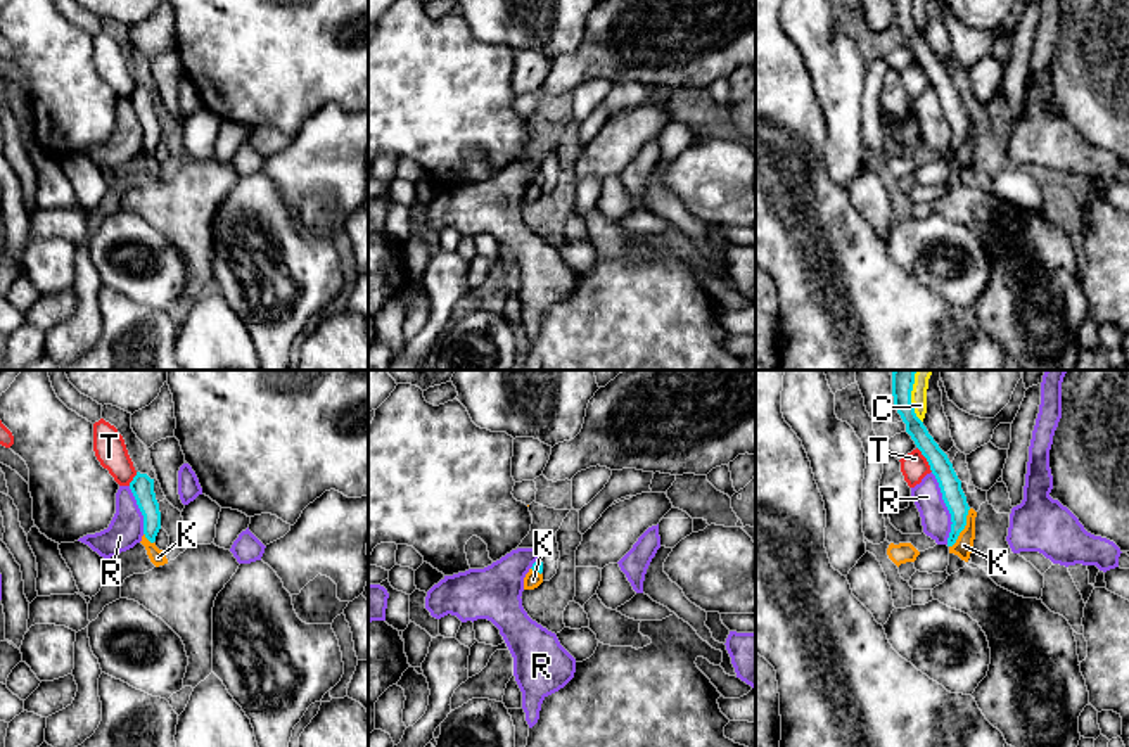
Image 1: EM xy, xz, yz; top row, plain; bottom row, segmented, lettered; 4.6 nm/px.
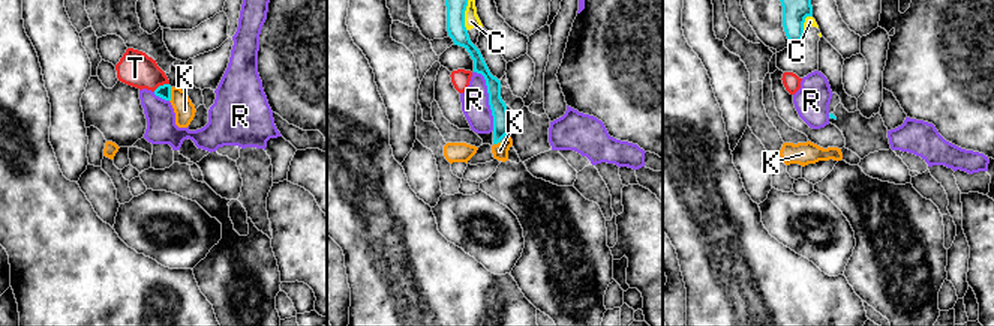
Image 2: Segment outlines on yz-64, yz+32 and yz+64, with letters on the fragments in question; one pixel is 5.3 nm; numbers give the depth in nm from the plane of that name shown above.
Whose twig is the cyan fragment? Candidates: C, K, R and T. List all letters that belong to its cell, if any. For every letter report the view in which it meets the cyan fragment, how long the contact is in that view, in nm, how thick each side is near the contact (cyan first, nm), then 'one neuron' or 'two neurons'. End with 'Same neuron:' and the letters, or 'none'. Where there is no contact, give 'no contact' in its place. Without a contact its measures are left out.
C: yz | 180 nm | 90/80 nm | two neurons
K: yz | 200 nm | 100/80 nm | two neurons
R: yz | 340 nm | 100/140 nm | two neurons
T: yz | 140 nm | 100/120 nm | one neuron
Same neuron: T

